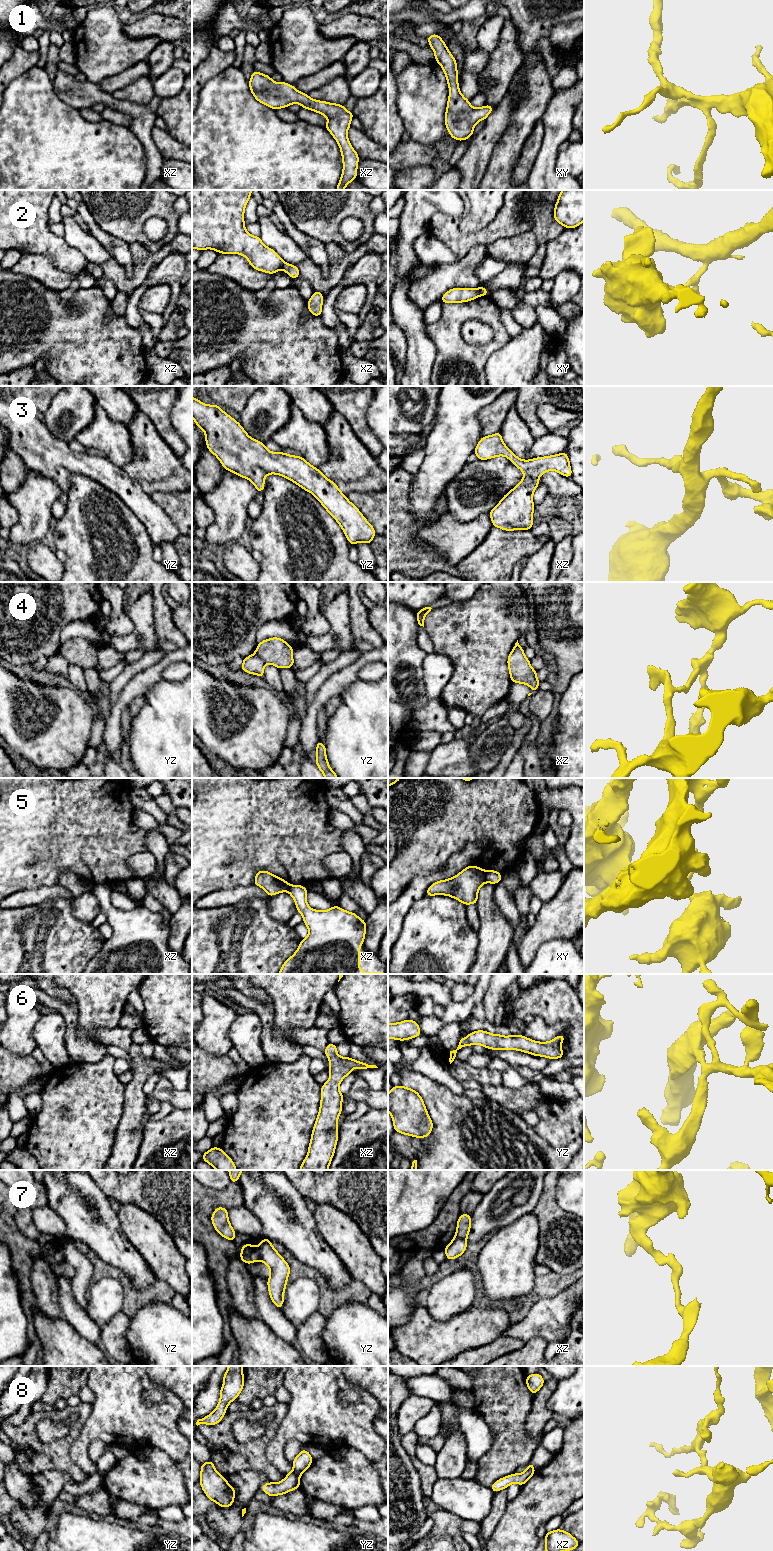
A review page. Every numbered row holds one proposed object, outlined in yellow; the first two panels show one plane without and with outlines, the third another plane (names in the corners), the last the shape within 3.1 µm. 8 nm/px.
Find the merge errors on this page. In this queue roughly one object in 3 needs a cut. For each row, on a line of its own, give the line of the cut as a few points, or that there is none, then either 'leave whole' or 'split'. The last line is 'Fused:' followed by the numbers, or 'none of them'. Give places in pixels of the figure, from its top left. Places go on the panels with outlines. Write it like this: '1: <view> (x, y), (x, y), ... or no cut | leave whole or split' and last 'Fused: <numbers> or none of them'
1: no cut | leave whole
2: xy (478, 288), (481, 295) | split
3: no cut | leave whole
4: yz (255, 652), (265, 662) | split
5: xy (484, 871), (486, 881) | split
6: no cut | leave whole
7: yz (258, 1246), (260, 1259) | split
8: yz (292, 1470), (299, 1476) | split
Fused: 2, 4, 5, 7, 8

